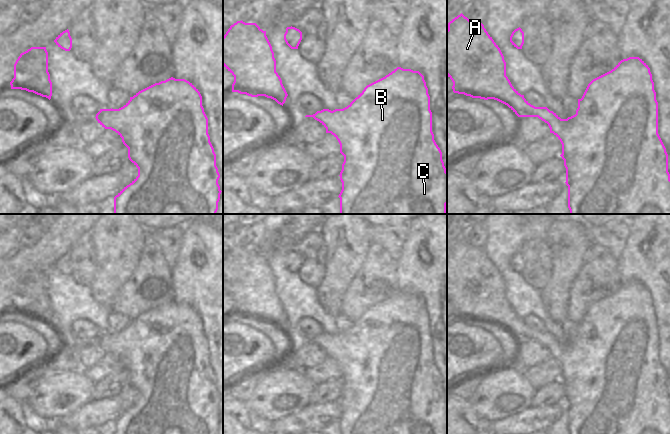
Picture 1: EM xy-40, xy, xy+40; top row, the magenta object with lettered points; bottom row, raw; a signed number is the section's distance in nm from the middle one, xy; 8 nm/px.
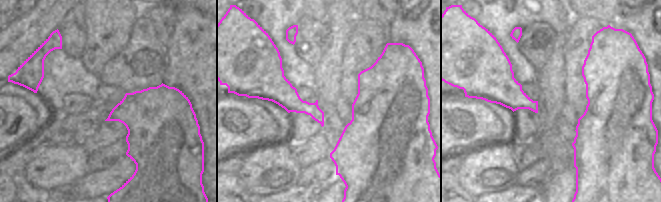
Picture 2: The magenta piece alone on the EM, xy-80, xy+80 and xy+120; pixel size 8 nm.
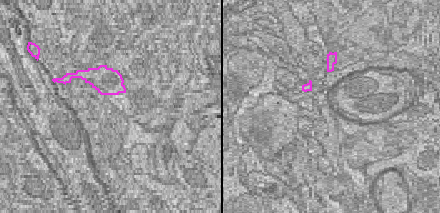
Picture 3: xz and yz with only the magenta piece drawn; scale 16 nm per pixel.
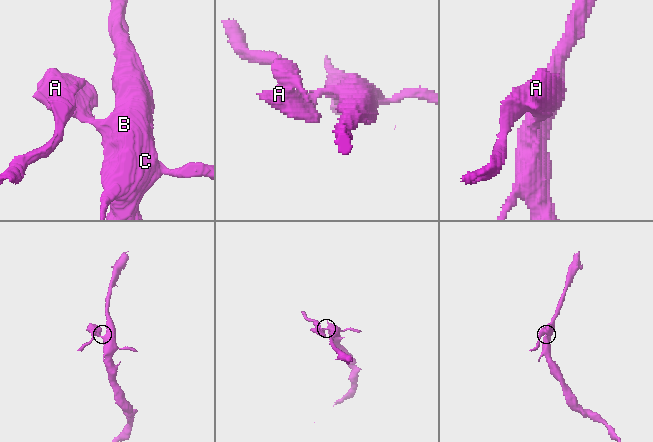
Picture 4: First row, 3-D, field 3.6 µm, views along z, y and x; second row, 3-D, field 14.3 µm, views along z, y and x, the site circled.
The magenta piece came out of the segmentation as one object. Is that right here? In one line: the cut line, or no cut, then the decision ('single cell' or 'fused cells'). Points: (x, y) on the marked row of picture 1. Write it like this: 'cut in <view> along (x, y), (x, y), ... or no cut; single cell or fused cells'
cut in xy along (326, 109), (324, 112), (313, 117); fused cells

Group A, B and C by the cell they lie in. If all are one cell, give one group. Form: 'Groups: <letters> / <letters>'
Groups: A / B C.

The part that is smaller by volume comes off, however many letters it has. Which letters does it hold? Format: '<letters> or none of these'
A.

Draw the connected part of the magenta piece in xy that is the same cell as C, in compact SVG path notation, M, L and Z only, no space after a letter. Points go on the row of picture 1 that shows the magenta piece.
M397 67L385 77L367 85L364 90L345 108L326 112L313 117L331 133L340 144L340 153L344 156L340 180L342 190L340 198L340 214L446 214L447 205L447 171L442 160L442 152L434 140L432 132L432 112L430 110L430 96L419 71Z

